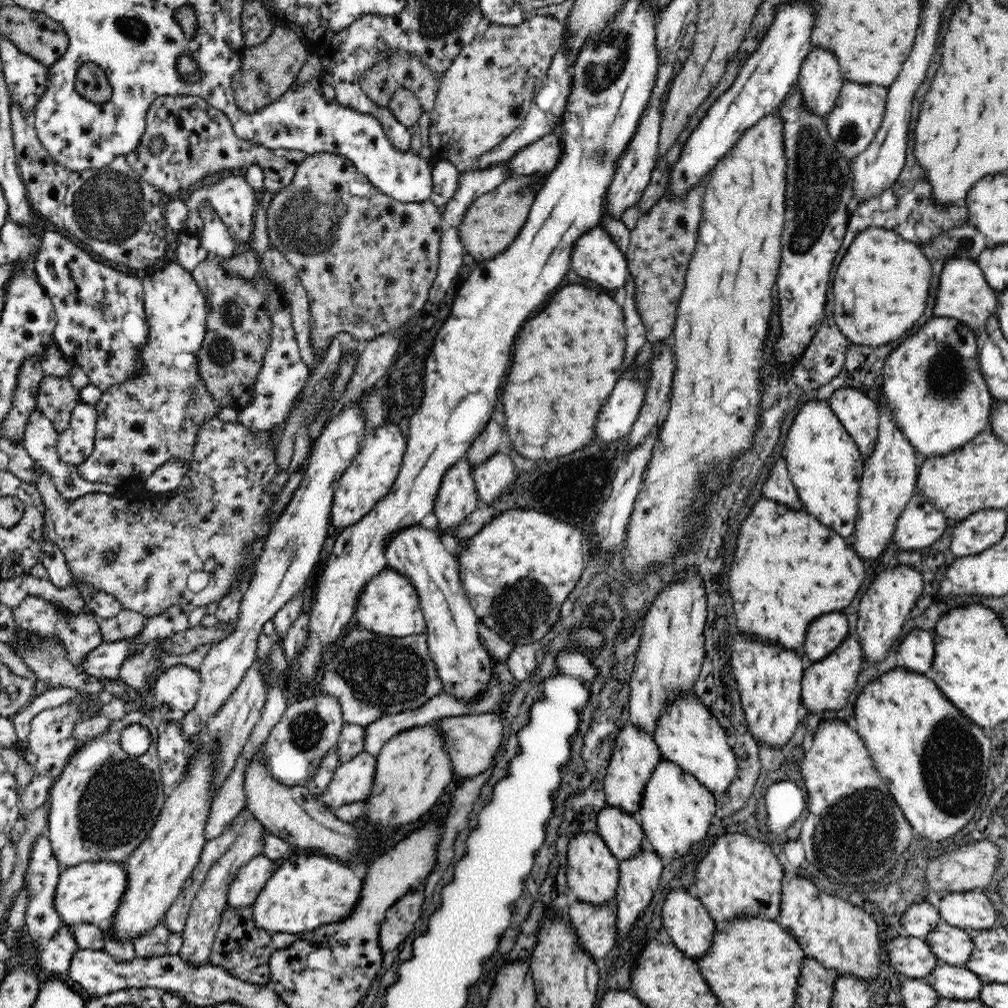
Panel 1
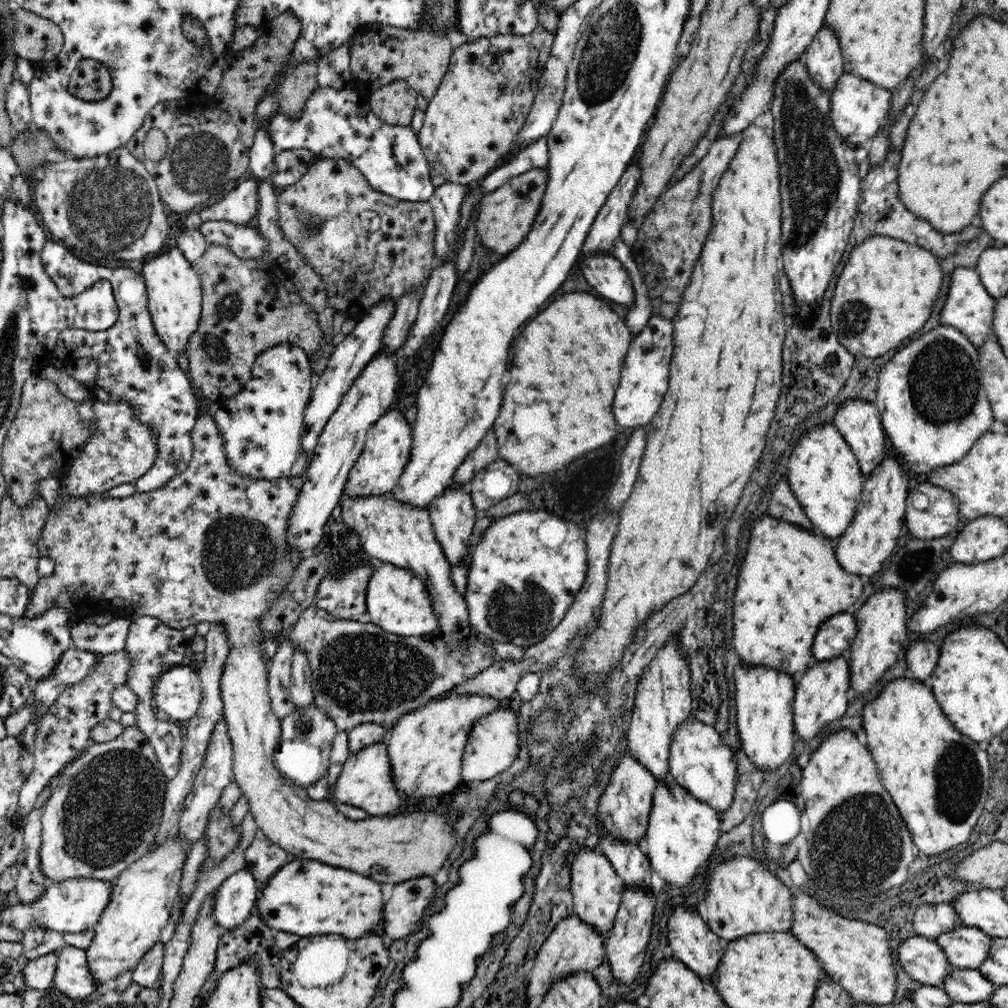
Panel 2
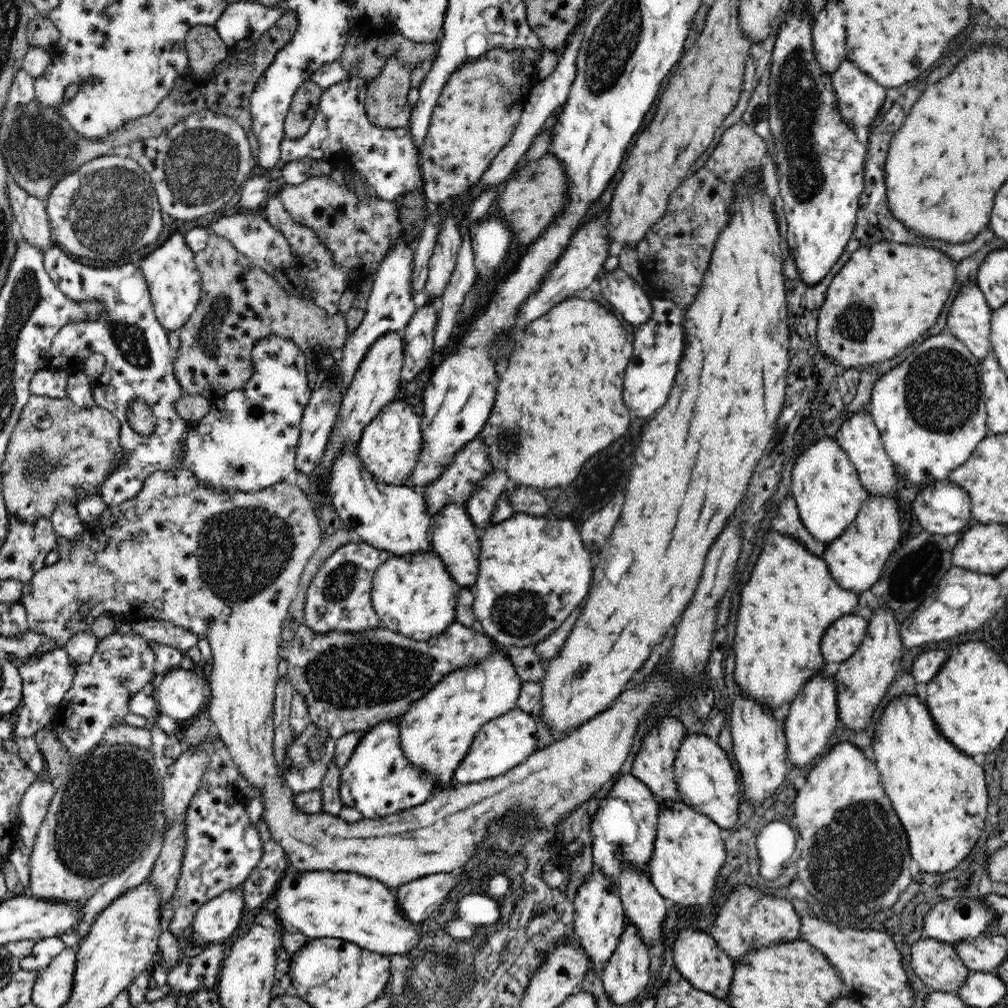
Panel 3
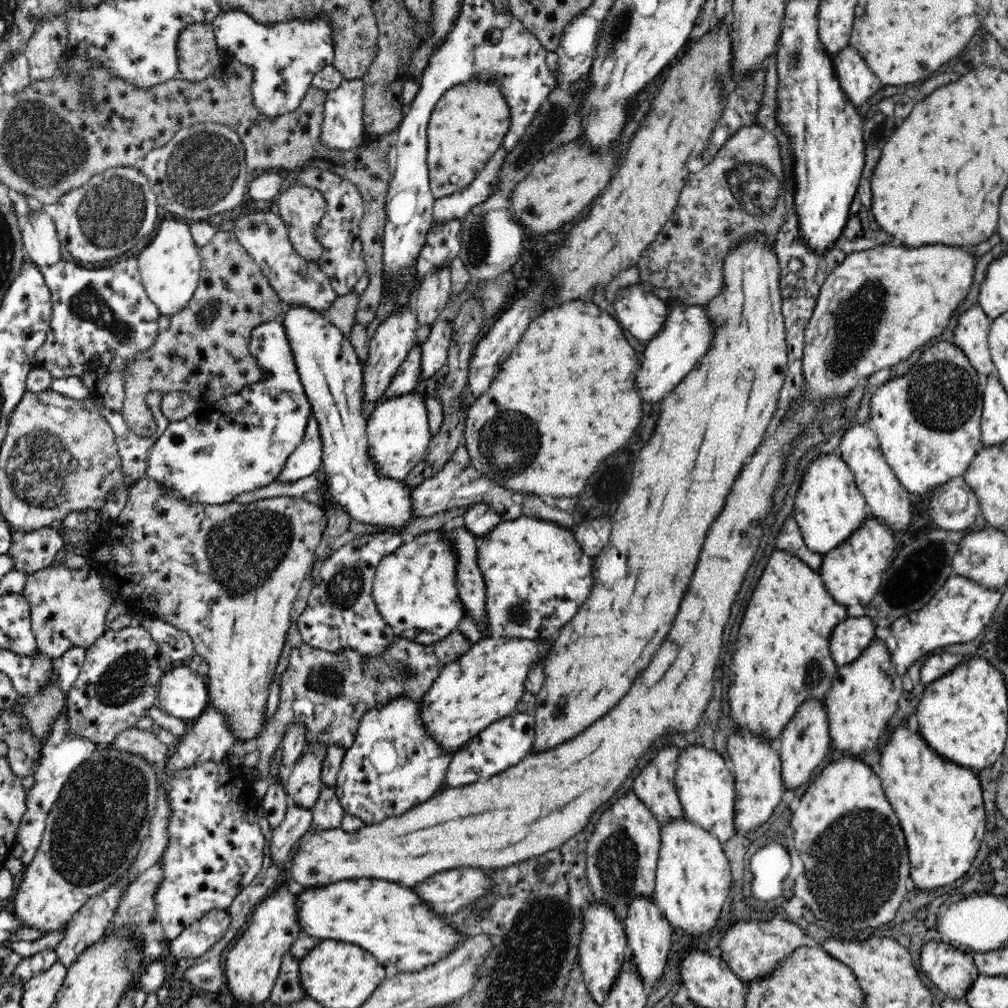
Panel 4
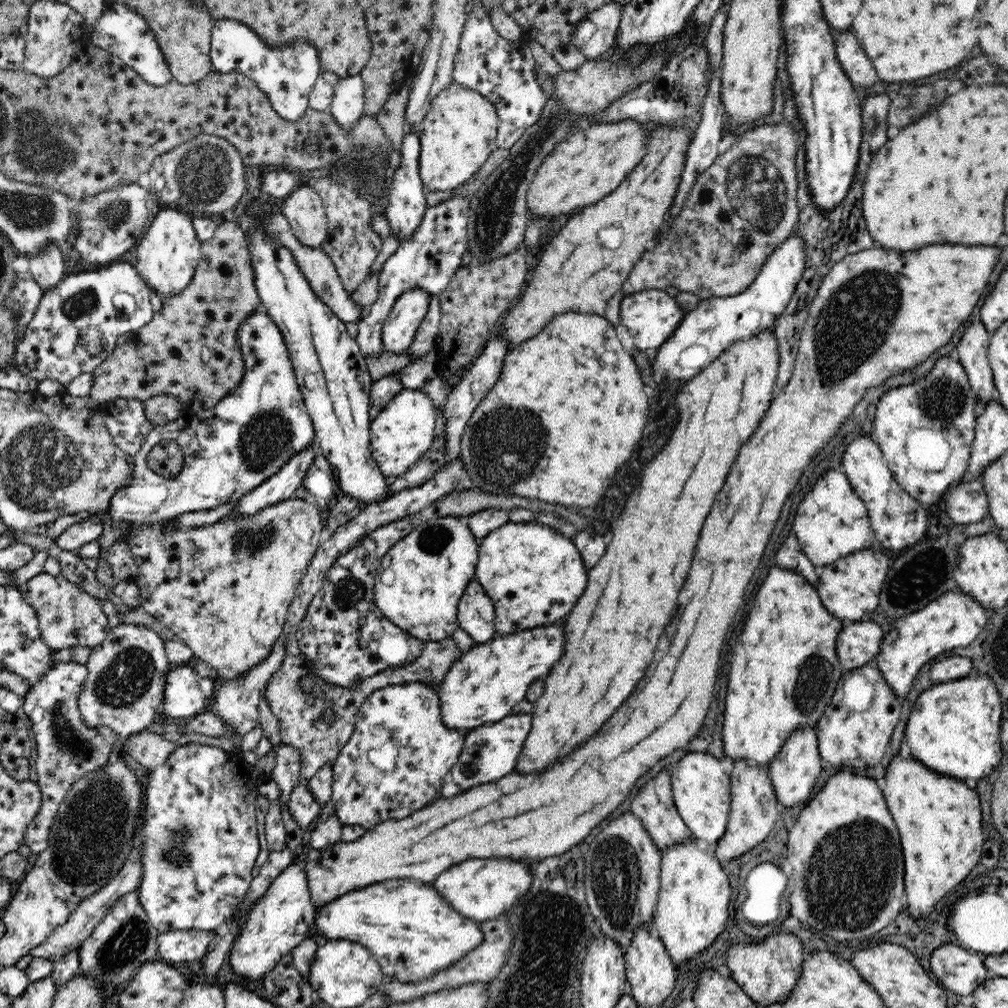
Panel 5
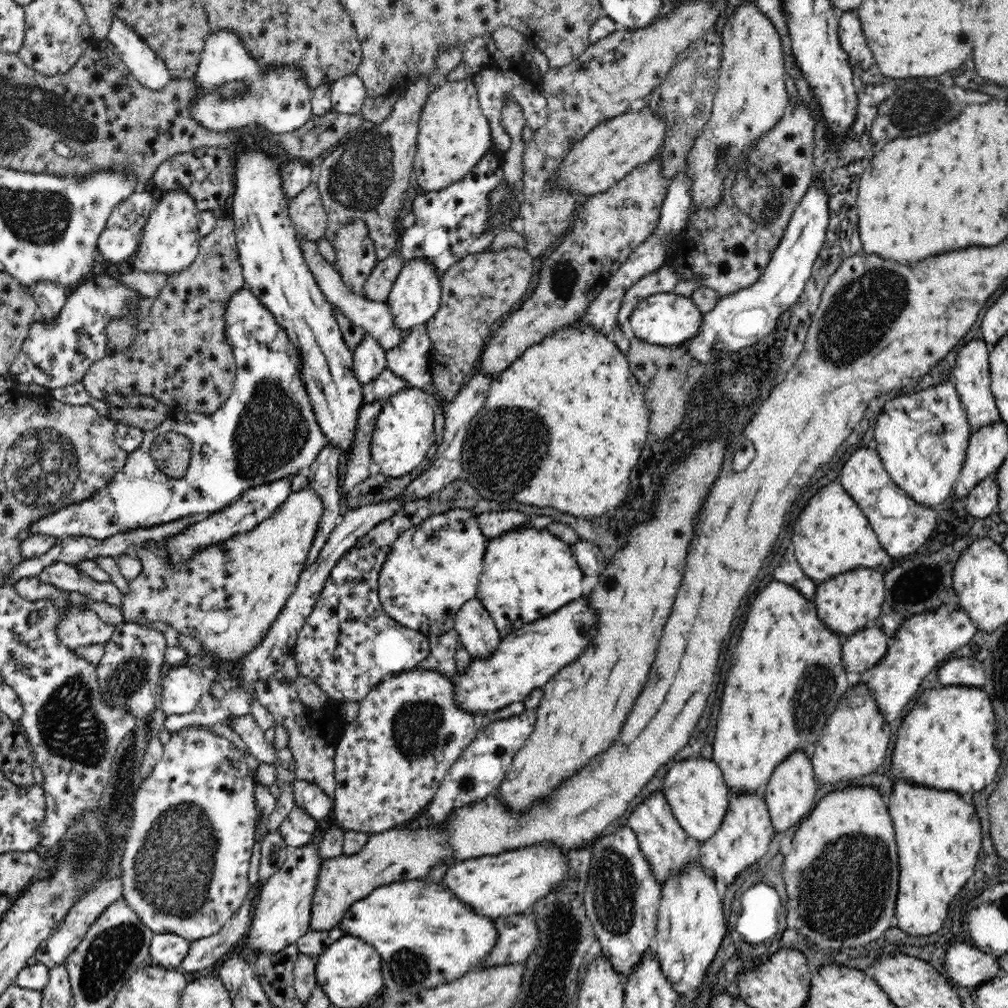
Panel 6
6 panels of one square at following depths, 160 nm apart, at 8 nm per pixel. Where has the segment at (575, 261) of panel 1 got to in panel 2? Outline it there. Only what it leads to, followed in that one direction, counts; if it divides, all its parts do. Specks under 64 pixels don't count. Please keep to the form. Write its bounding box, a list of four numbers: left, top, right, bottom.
[581,254,635,308]

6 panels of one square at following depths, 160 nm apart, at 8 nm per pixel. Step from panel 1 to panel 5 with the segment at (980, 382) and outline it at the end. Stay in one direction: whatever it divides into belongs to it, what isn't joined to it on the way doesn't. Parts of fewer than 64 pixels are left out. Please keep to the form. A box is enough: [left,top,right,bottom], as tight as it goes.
[872,356,979,504]

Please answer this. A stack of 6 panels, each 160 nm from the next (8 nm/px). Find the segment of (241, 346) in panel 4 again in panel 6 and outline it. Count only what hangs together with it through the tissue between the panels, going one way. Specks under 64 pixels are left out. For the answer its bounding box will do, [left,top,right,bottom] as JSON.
[82,219,245,415]

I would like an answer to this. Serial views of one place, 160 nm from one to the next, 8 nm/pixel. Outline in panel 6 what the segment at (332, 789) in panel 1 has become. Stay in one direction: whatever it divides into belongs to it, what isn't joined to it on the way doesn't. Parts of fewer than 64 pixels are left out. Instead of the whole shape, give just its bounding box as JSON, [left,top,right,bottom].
[334,668,478,833]

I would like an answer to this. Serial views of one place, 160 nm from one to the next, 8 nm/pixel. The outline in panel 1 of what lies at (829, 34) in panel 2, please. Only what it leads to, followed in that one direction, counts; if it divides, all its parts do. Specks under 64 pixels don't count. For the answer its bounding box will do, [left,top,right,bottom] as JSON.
[797,45,844,117]

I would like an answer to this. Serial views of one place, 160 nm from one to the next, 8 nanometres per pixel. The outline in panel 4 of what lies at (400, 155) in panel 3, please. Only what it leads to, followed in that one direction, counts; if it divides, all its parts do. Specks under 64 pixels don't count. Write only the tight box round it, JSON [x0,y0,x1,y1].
[321,79,366,150]

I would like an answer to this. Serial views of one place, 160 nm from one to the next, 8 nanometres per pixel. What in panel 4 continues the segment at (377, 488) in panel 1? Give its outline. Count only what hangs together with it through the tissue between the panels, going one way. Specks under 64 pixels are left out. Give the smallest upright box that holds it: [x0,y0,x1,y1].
[367,394,430,481]

